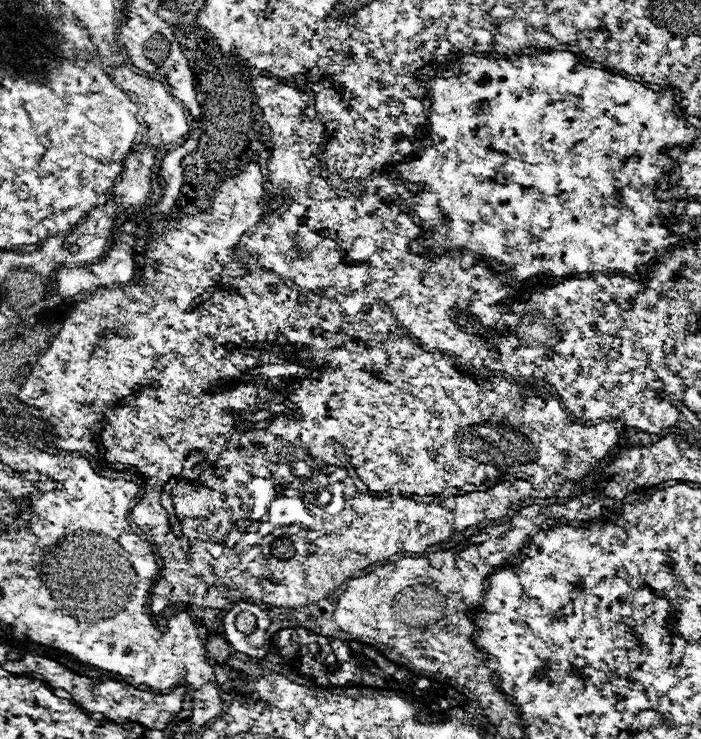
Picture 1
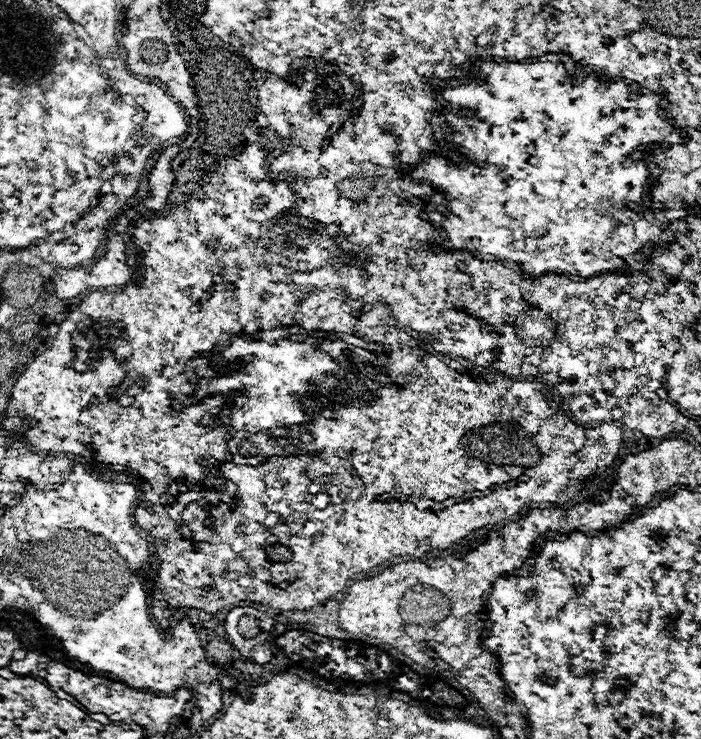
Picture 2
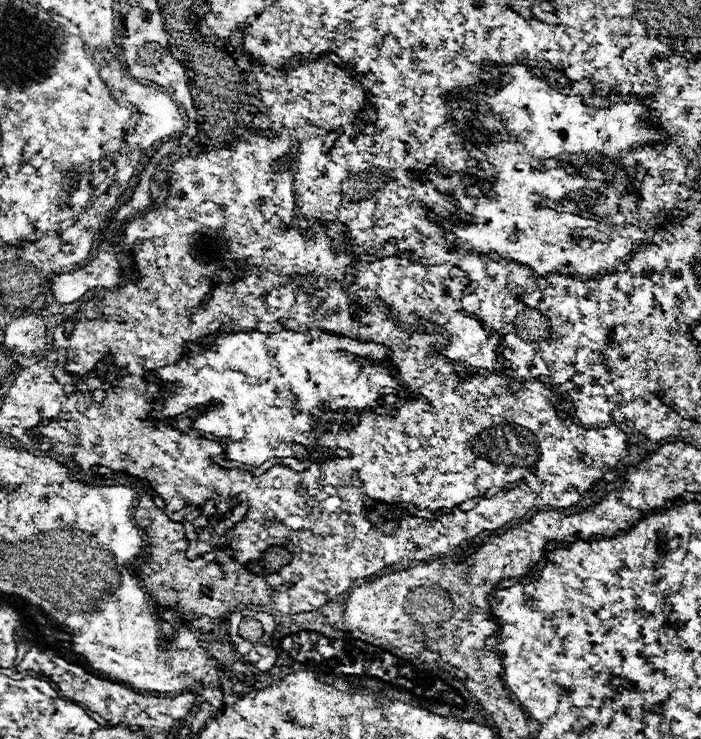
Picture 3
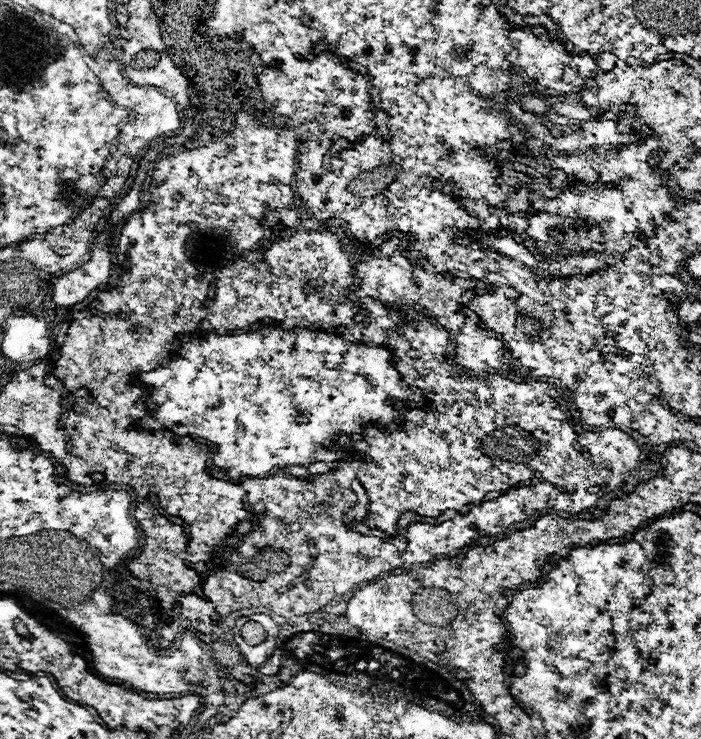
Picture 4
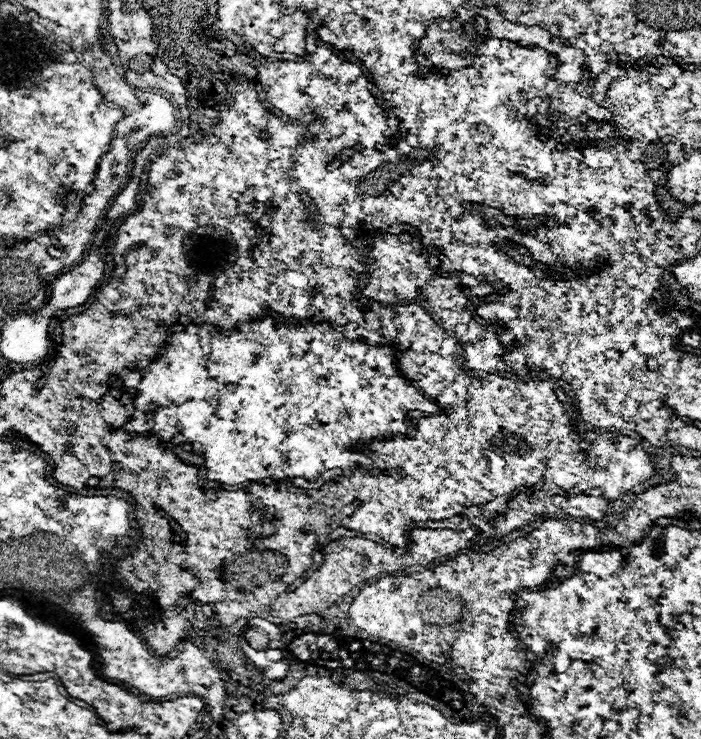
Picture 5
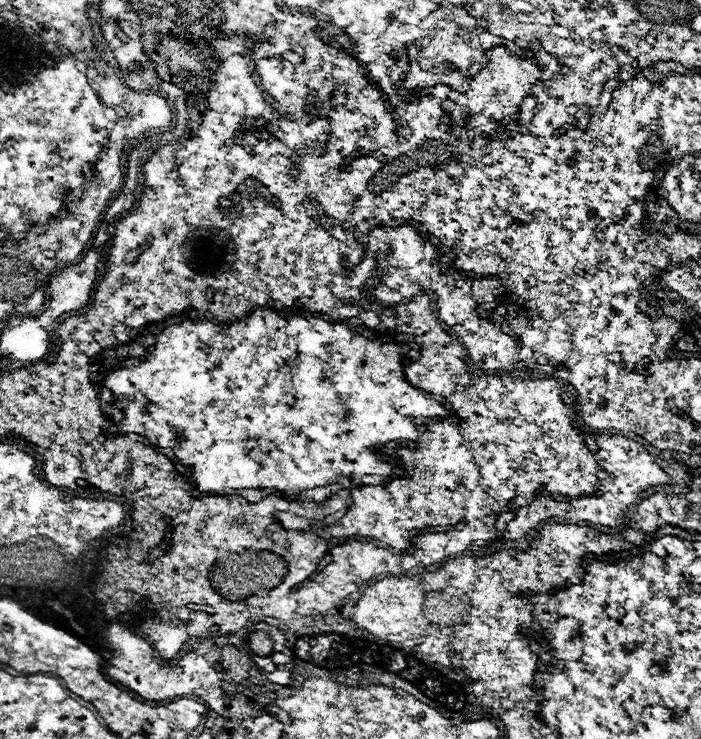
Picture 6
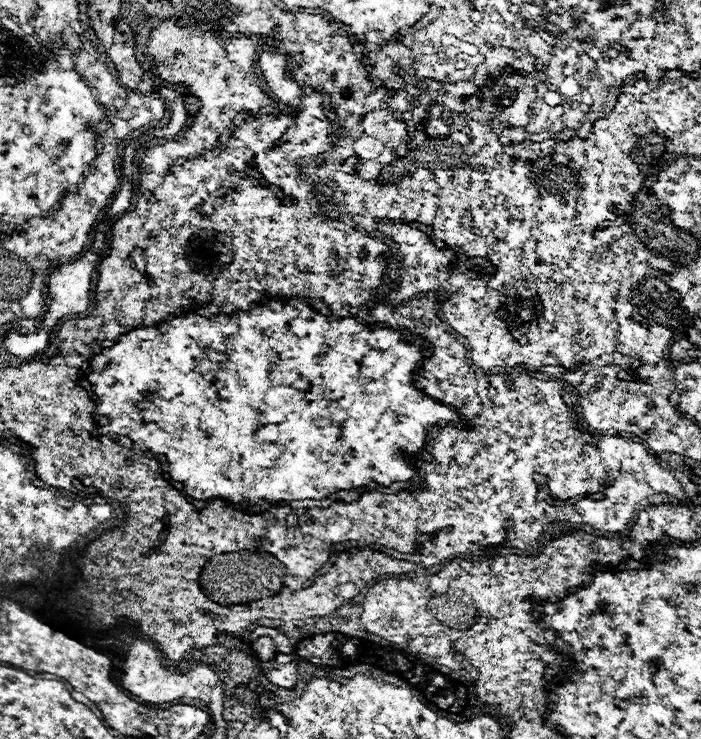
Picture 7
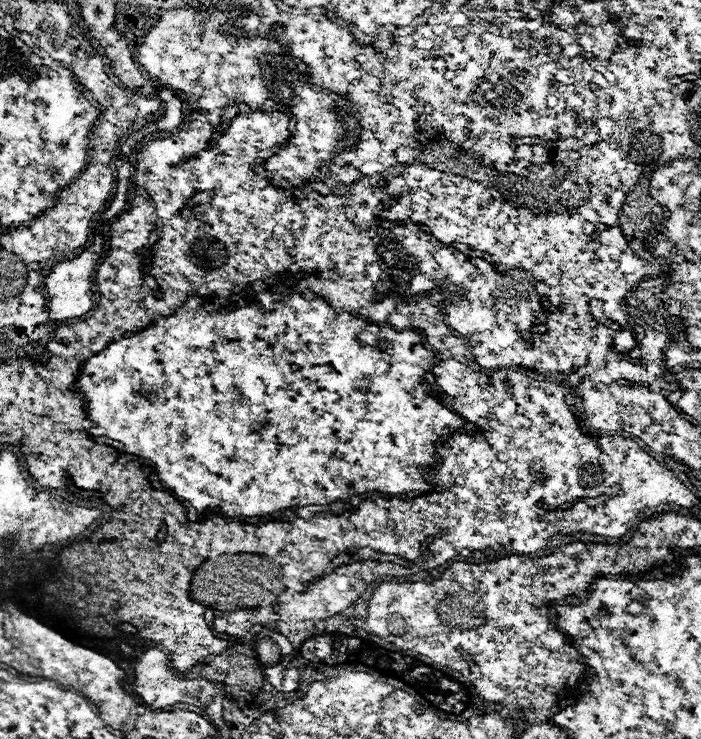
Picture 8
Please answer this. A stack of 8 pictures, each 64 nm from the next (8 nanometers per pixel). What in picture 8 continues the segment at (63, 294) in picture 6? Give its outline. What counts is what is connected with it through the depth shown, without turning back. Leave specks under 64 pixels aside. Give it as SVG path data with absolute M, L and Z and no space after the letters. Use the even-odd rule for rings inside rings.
M94 242L92 248L84 250L72 260L64 260L52 266L48 278L46 278L46 292L48 292L48 316L50 322L66 320L66 318L78 318L92 310L94 306L94 272L96 264L100 260L100 242Z

